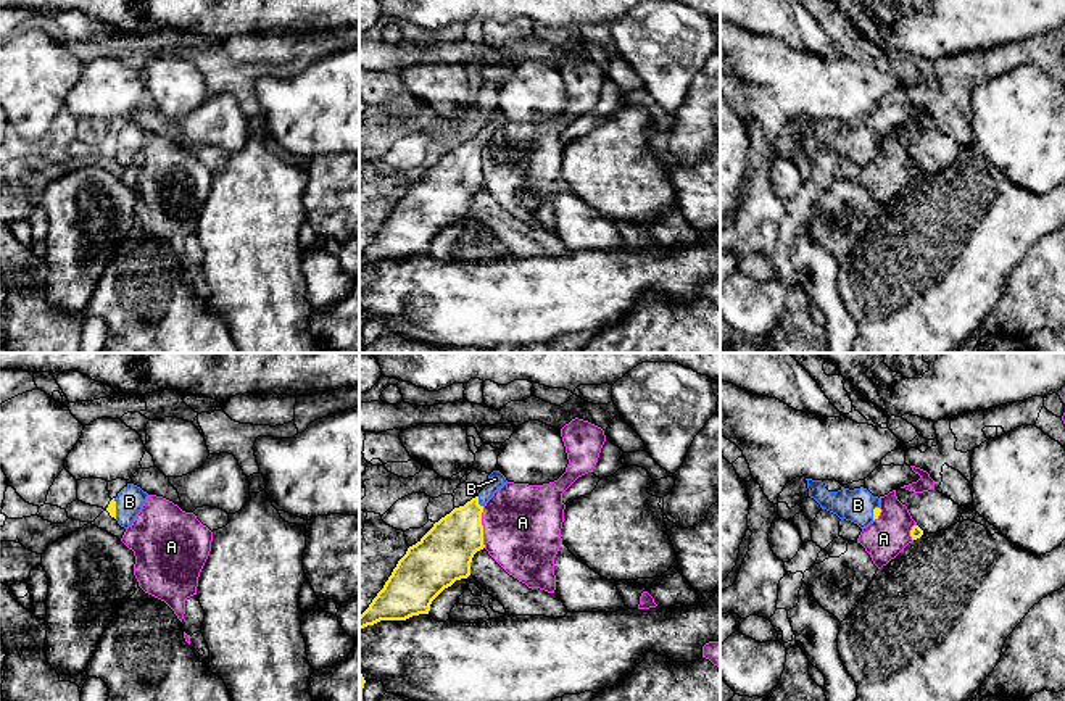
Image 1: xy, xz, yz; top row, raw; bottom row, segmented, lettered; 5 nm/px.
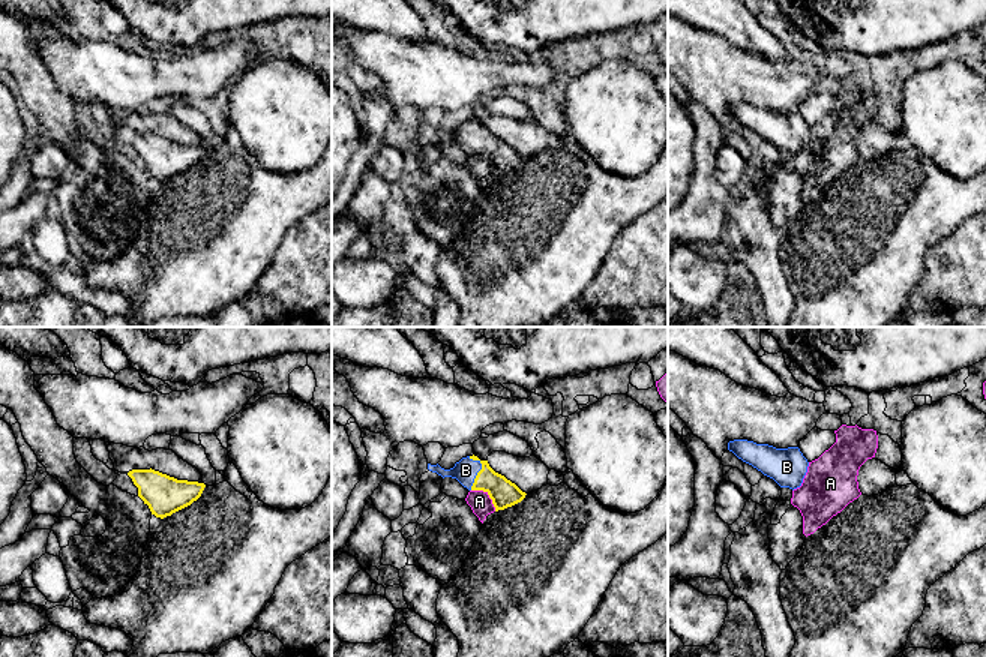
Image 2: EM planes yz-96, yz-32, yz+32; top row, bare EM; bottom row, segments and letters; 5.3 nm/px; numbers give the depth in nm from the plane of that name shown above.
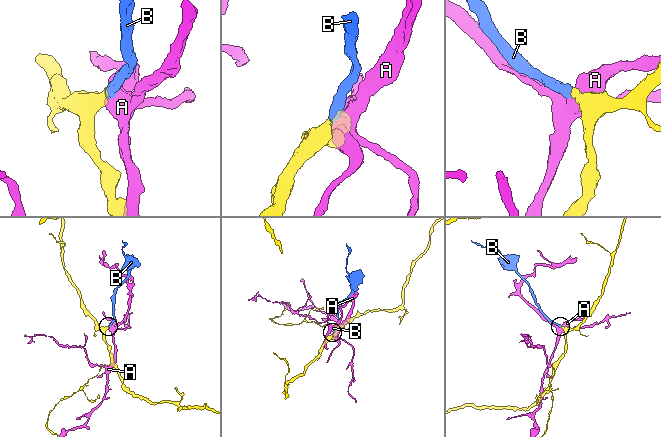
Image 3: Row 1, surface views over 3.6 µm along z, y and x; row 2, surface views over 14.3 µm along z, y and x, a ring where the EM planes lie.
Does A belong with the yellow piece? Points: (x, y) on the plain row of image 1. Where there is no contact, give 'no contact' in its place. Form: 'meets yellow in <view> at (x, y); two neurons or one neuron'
meets yellow in xz at (482, 166); two neurons

